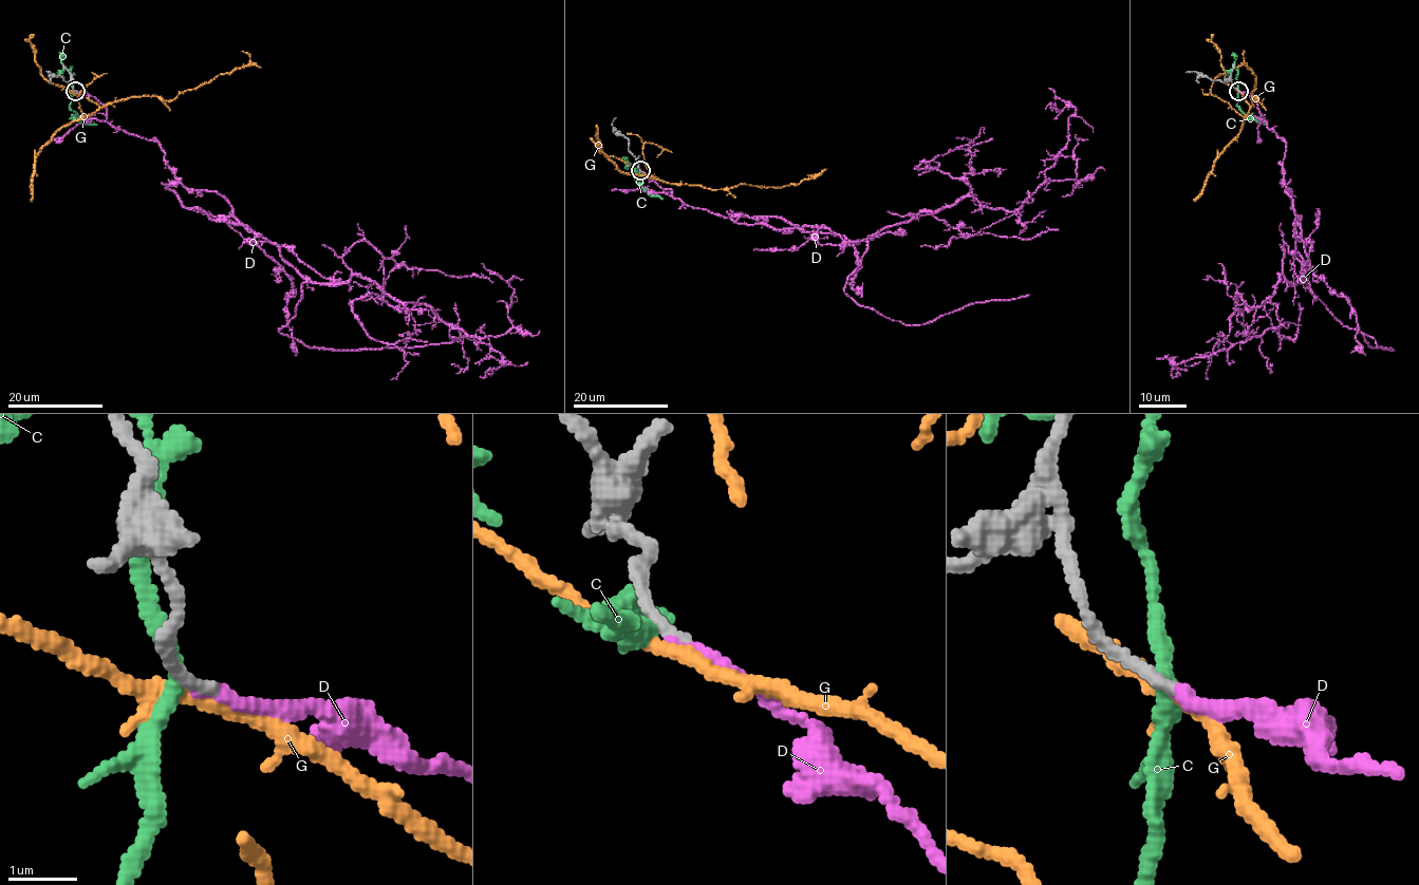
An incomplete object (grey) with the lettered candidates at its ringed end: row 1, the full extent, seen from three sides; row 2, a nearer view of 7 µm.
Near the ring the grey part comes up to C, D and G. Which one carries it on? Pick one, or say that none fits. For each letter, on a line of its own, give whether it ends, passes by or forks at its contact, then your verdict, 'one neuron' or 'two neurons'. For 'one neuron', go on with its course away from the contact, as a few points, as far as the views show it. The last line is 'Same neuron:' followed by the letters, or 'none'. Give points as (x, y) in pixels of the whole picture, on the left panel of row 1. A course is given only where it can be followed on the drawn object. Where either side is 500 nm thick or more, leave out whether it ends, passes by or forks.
C: it passes by; two neurons
D: it ends; one neuron; course (75, 91), (313, 281), (361, 276), (500, 336), (512, 288), (481, 263)
G: it forks; two neurons
Same neuron: D

